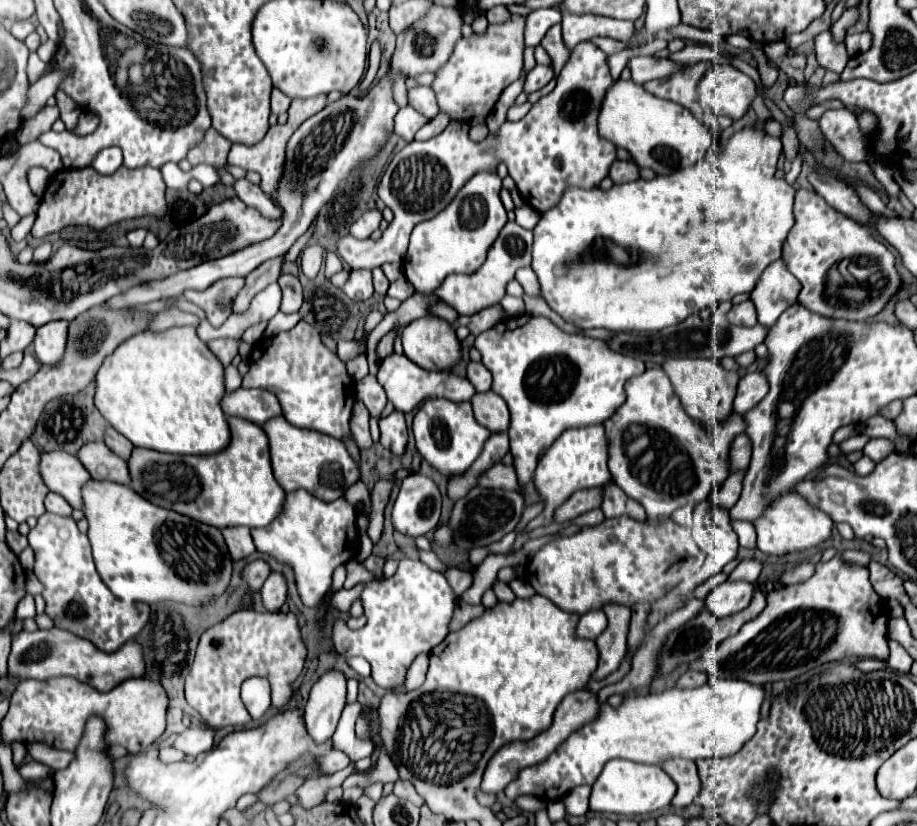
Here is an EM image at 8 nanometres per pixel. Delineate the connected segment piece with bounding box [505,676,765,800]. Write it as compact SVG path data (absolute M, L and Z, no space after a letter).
M709 676L707 684L693 690L669 688L659 694L627 698L619 708L603 704L595 722L575 730L543 764L523 768L523 772L519 772L519 776L505 788L505 794L511 800L519 794L533 794L545 800L563 798L565 792L579 784L591 786L605 762L617 756L637 756L637 762L645 764L659 764L665 758L699 760L731 756L755 734L763 700L763 684Z

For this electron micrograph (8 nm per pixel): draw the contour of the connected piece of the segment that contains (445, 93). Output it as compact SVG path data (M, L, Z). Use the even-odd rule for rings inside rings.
M511 14L503 24L489 24L483 34L473 34L469 38L461 38L455 44L447 64L435 72L435 80L431 88L439 100L439 112L449 114L451 120L471 122L473 118L487 116L501 92L519 78L523 70L523 28L525 16Z

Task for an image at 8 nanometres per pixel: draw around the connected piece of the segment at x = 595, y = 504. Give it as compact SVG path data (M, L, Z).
M605 486L585 488L585 490L575 492L561 508L555 510L555 522L567 522L567 520L573 520L575 516L579 516L583 512L599 508L601 506L601 498L603 498L603 488Z

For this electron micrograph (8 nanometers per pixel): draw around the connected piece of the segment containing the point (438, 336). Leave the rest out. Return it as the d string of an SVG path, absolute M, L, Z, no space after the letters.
M423 316L401 332L405 356L425 370L453 368L461 358L461 344L453 326L439 316Z

